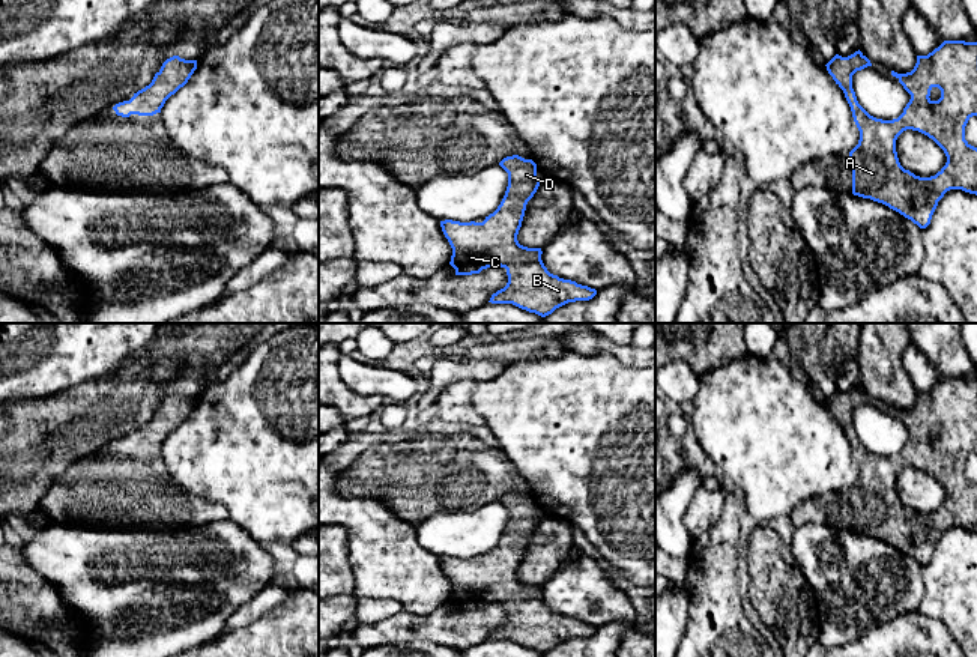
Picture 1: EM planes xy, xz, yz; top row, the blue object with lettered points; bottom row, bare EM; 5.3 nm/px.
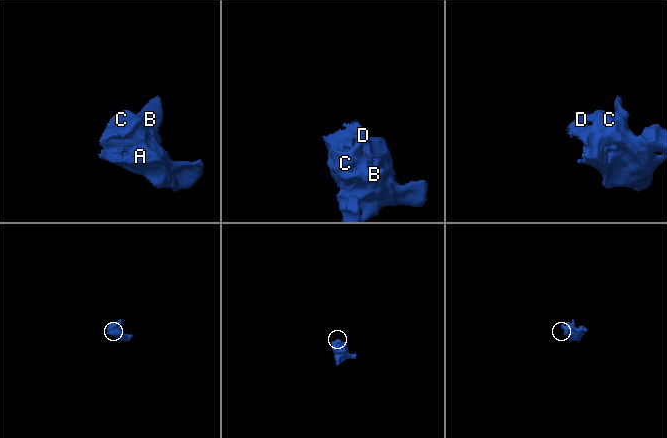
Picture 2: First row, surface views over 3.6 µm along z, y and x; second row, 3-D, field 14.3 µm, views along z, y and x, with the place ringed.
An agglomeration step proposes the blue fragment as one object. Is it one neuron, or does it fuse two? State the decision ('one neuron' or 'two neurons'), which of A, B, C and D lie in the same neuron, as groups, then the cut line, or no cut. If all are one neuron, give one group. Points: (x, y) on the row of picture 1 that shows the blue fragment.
one neuron | A B C D | no cut

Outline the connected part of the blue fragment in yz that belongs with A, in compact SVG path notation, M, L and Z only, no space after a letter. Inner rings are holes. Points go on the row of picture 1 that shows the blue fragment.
M944 41L927 56L917 56L911 72L891 71L891 75L911 95L903 113L893 120L870 116L857 101L852 75L872 66L860 50L848 57L836 54L825 66L843 90L860 131L858 144L849 152L854 195L882 203L920 229L930 224L938 201L947 191L962 189L977 195L977 147L965 140L965 126L972 116L977 116L977 42ZM906 129L927 135L944 150L947 162L935 176L920 177L900 165L896 140Z

